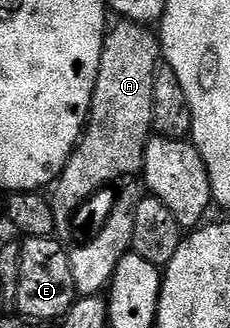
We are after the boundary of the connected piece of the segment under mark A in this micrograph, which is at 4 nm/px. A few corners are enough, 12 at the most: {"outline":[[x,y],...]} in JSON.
{"outline":[[116,21],[91,112],[49,201],[62,232],[152,137],[156,31]]}

